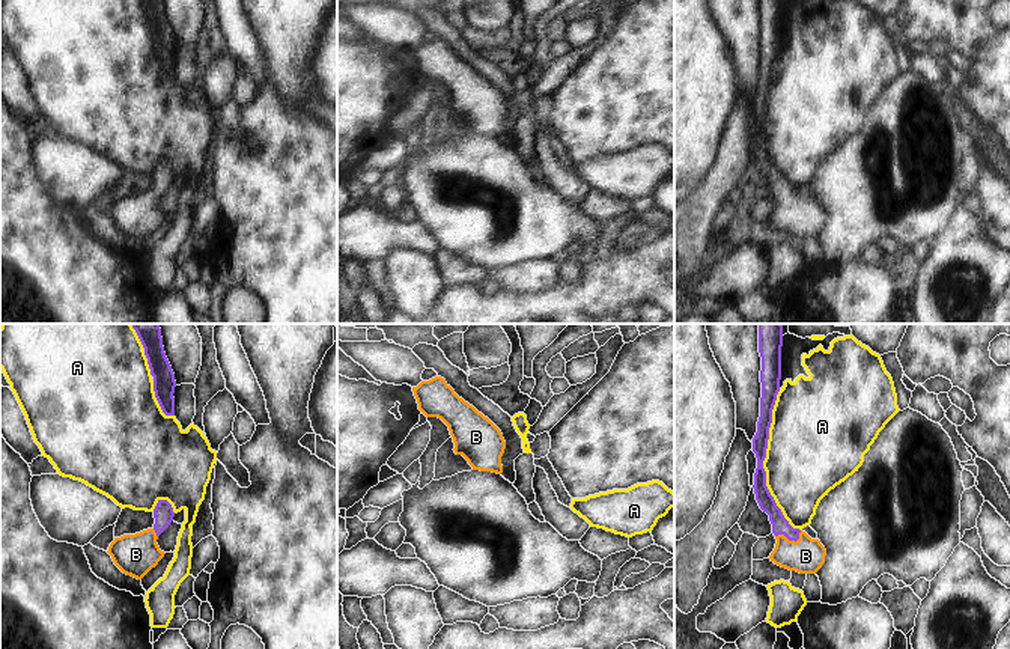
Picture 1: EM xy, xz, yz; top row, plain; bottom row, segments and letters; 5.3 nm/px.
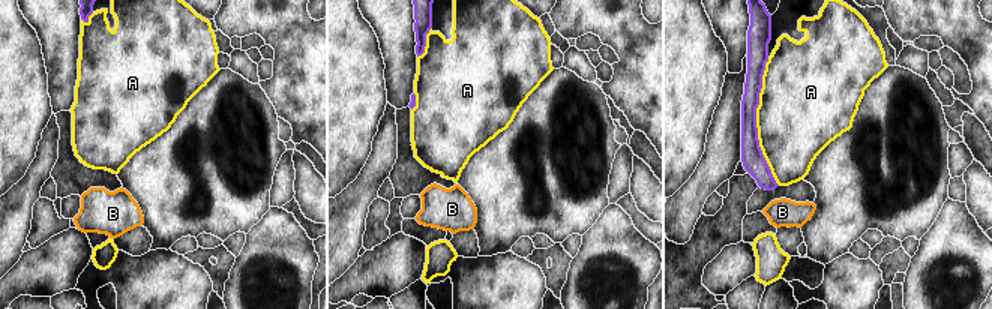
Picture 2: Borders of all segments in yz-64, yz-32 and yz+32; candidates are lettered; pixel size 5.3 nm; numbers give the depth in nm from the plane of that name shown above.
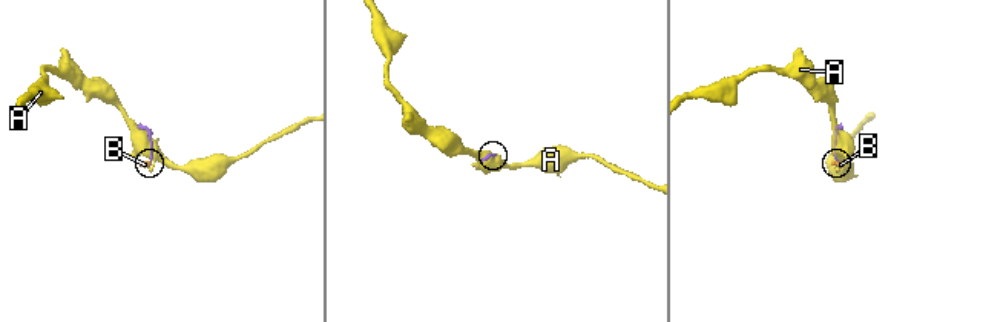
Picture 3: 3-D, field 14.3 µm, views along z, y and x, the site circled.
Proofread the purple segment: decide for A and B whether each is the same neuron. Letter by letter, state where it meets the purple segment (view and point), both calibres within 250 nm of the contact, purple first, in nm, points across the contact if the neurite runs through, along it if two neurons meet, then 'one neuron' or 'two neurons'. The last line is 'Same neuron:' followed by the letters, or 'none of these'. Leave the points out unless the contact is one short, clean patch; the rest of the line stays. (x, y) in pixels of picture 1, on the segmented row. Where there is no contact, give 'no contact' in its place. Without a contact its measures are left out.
A: contact yz (763, 460); calibres 90 and 460 nm; two neurons
B: contact yz (789, 539); calibres 100 and 190 nm; way yz (780, 526), (789, 539), (806, 556); one neuron
Same neuron: B

